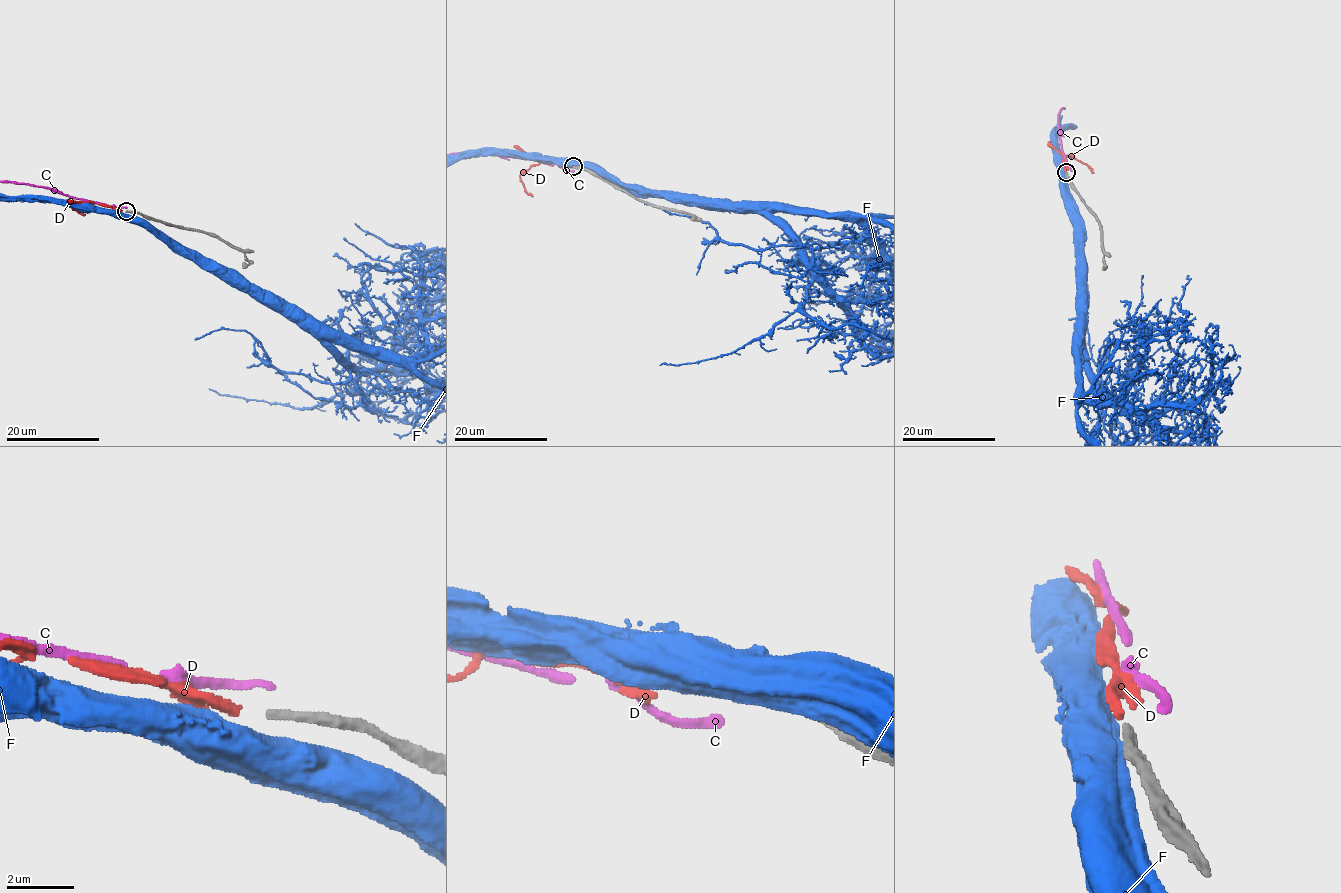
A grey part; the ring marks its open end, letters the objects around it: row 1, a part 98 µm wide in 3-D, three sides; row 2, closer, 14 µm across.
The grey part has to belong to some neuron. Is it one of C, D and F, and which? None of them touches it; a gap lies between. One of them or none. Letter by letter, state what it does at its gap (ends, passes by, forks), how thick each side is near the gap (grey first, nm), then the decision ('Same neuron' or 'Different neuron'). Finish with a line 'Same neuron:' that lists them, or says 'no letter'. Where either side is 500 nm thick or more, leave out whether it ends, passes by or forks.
C: It ends there. Thickness 280 nm (grey) against 240 nm. Different neuron
D: It ends there. Thickness 280 nm (grey) against 280 nm. Same neuron
F: Thickness 280 nm (grey) against 900 nm. Different neuron
Same neuron: D

